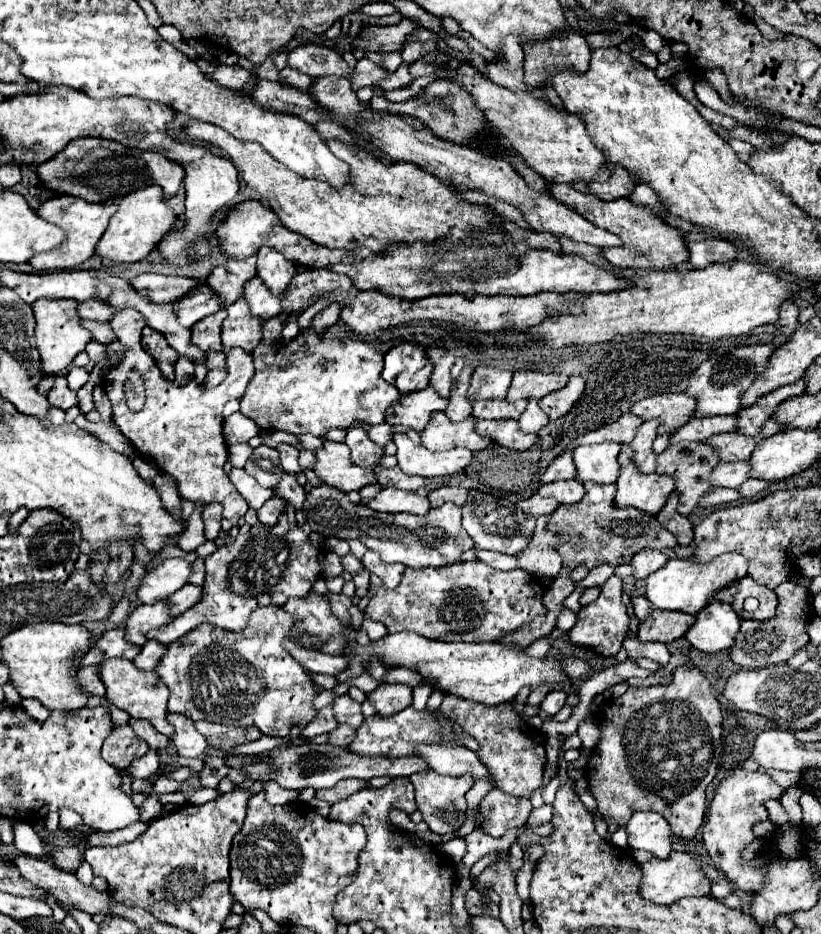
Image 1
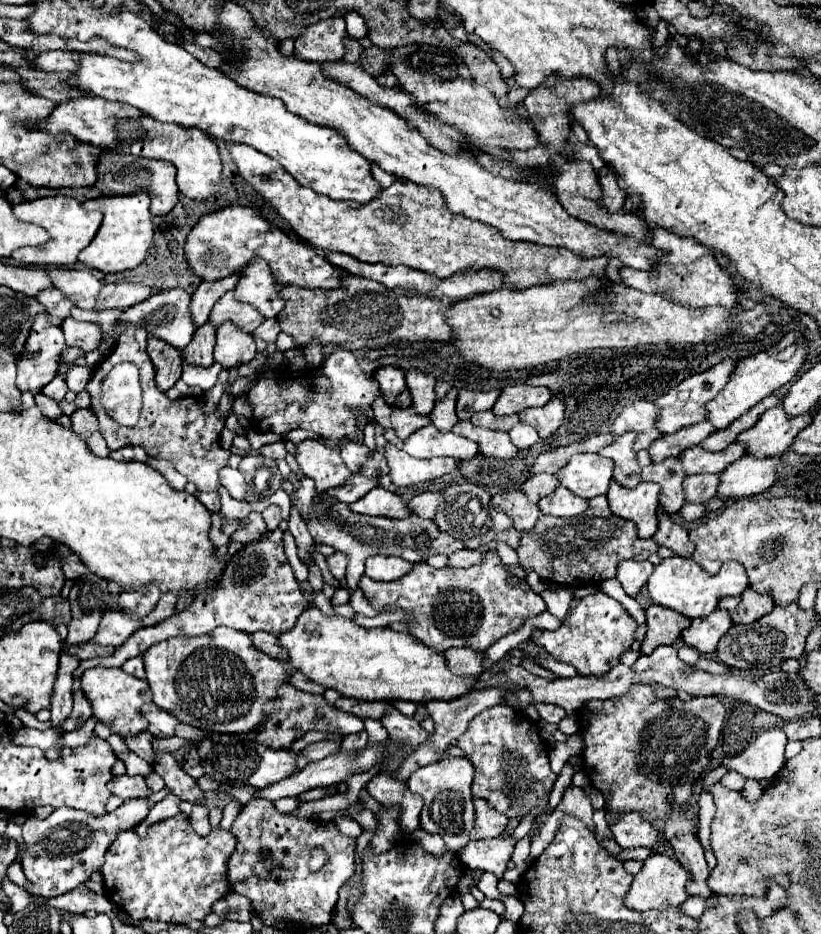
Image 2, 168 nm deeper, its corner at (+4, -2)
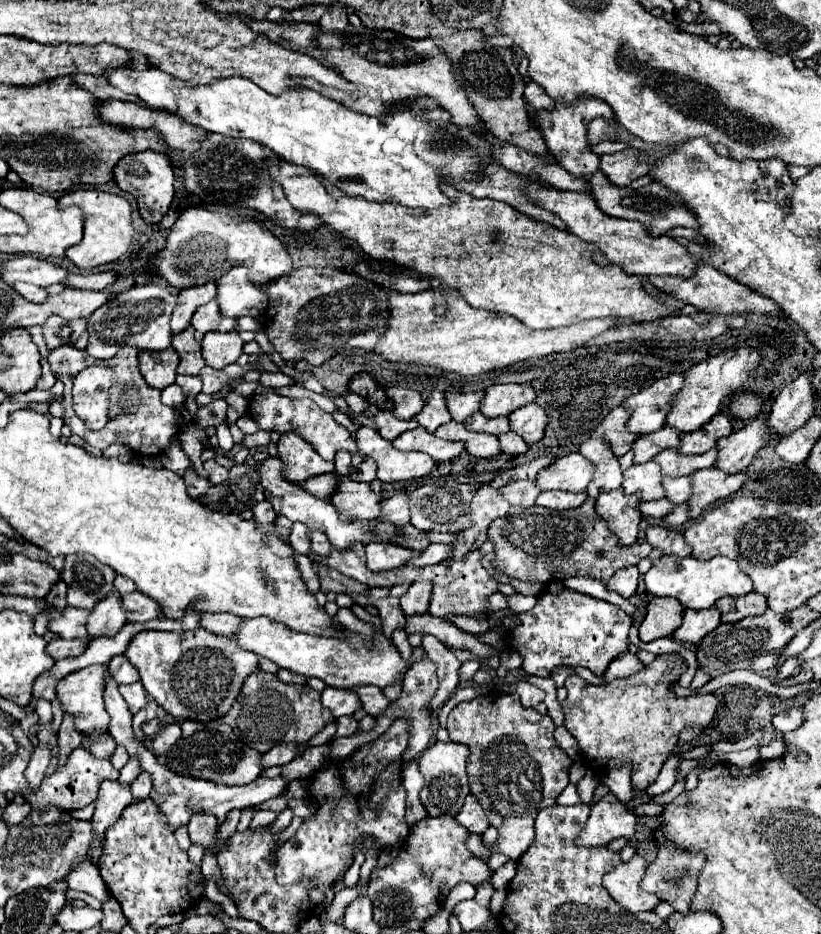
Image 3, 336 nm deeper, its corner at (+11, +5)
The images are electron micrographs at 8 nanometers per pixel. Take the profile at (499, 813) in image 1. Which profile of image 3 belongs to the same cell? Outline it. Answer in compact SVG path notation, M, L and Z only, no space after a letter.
M472 794L466 796L466 802L464 802L462 810L458 812L456 820L458 820L458 824L462 824L464 828L468 828L474 834L484 834L484 830L490 826L482 806L478 804L478 800Z

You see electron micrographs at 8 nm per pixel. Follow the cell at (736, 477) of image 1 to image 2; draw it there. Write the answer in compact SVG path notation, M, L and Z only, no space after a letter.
M713 473L689 475L685 479L685 483L683 483L683 487L685 487L685 501L693 501L693 503L709 501L711 497L715 497L719 481L721 481L721 473L719 475L713 475Z

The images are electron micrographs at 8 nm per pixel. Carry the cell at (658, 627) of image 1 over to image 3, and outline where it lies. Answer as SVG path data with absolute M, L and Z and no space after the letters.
M654 596L648 602L646 620L640 624L640 640L652 642L656 638L672 636L672 632L682 624L684 606L676 598Z

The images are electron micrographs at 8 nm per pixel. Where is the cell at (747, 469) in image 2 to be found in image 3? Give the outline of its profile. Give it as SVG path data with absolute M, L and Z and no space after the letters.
M704 468L704 470L692 472L690 478L692 478L692 494L688 500L688 512L692 520L692 518L698 518L708 504L734 494L742 486L746 474L744 472L726 474L718 468Z

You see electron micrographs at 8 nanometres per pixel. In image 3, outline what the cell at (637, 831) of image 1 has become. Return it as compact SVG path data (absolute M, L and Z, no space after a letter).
M604 796L592 806L586 826L582 828L576 844L580 846L606 846L614 838L632 838L636 832L636 816L614 796Z

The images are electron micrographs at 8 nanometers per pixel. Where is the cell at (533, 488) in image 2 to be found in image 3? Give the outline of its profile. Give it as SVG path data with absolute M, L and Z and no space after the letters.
M512 482L508 486L504 486L502 490L502 496L508 504L516 506L516 504L522 504L522 506L532 506L536 496L540 494L536 482Z

